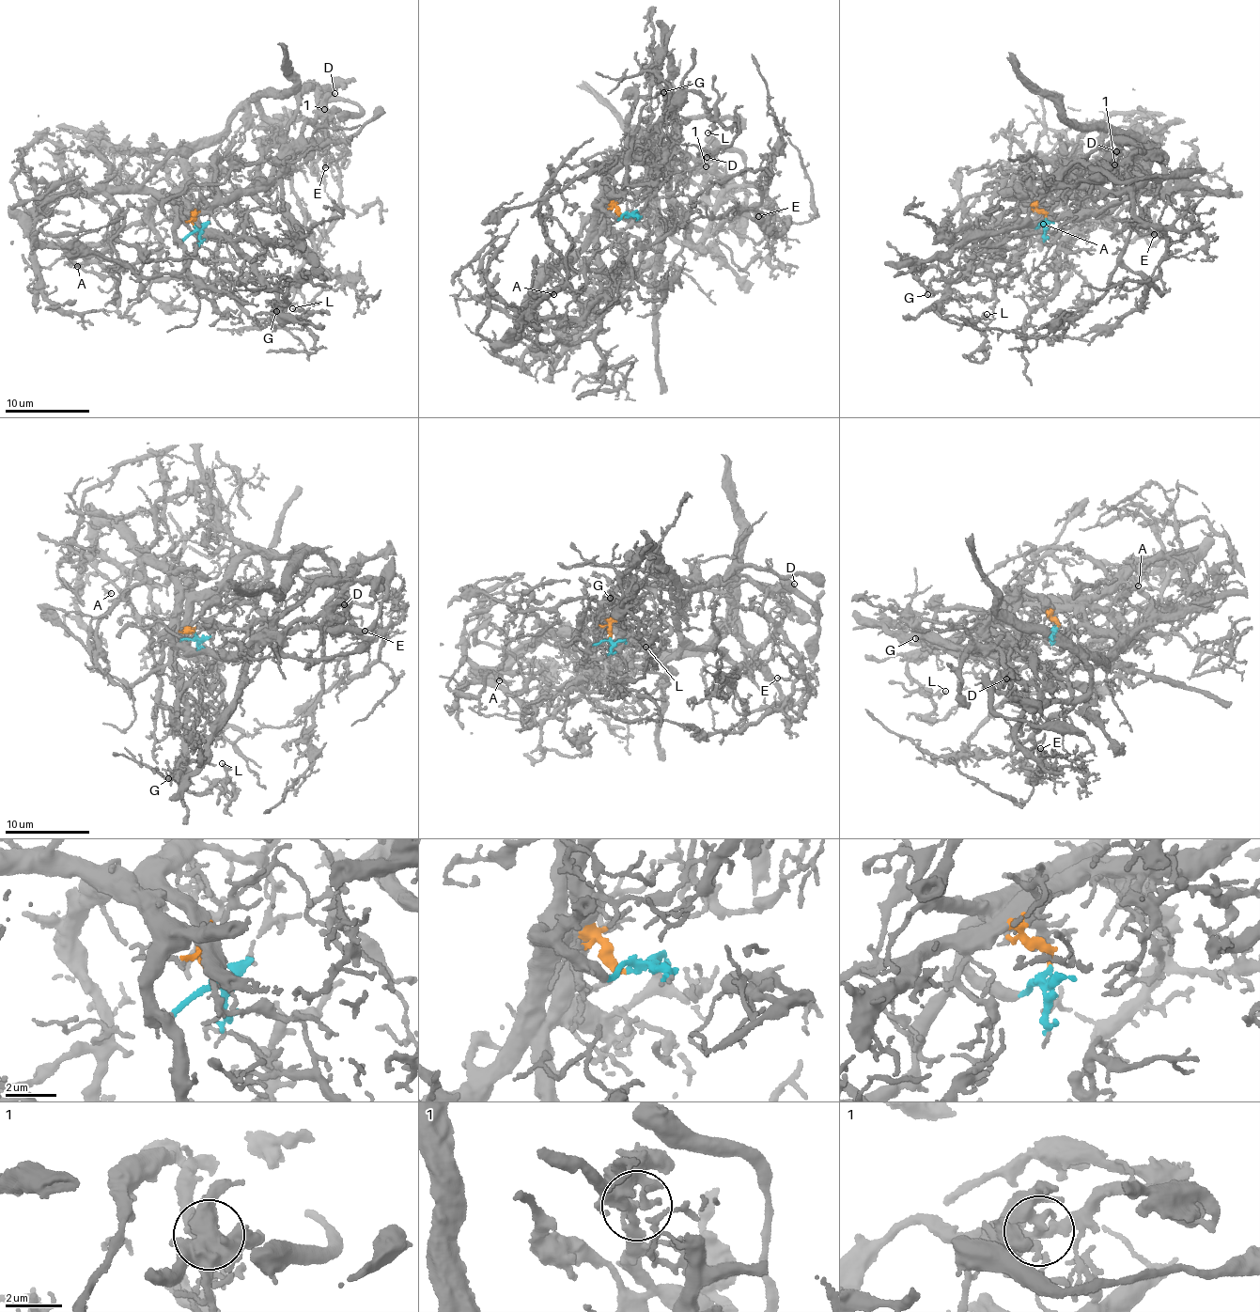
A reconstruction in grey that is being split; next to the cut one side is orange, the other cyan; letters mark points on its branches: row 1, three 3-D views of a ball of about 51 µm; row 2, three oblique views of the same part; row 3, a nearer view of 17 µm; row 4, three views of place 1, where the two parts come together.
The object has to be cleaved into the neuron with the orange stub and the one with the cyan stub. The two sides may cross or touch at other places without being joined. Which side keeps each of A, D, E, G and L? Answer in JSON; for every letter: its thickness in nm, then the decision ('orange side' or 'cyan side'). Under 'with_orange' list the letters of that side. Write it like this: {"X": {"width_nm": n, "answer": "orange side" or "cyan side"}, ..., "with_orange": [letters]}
{"A": {"width_nm": 190, "answer": "cyan side"}, "D": {"width_nm": 280, "answer": "orange side"}, "E": {"width_nm": 150, "answer": "orange side"}, "G": {"width_nm": 90, "answer": "orange side"}, "L": {"width_nm": 170, "answer": "orange side"}, "with_orange": ["D", "E", "G", "L"]}

